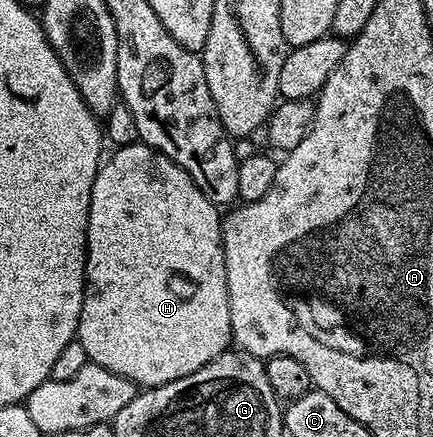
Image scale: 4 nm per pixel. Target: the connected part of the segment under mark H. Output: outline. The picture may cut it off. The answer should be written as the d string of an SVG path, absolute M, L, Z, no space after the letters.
M142 143L121 145L114 152L111 158L108 156L100 164L97 175L93 179L93 191L89 203L89 227L87 228L87 282L83 288L77 339L81 347L85 347L85 355L90 364L105 367L129 379L136 387L156 389L159 385L173 383L173 379L185 379L185 375L193 375L193 371L205 367L205 363L228 352L232 344L221 209L209 199L205 199L201 187L197 187L197 183L193 183L189 174L163 153L158 153L157 150L150 149Z

